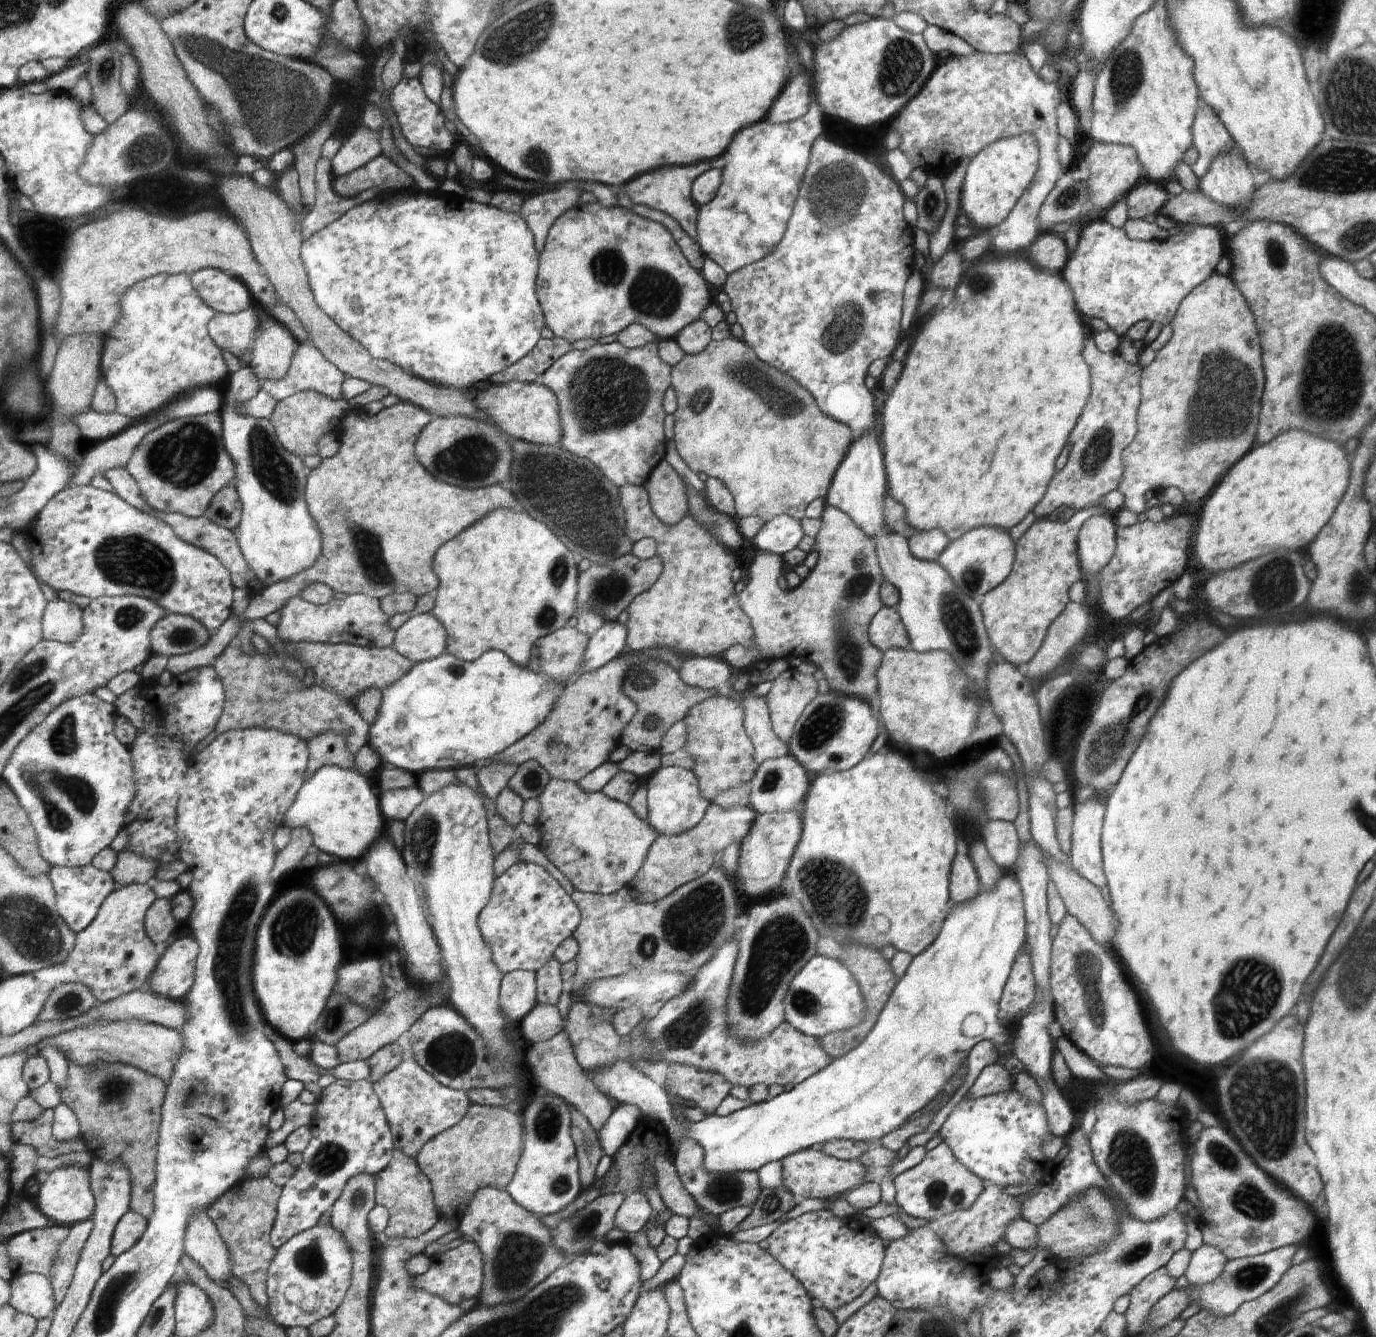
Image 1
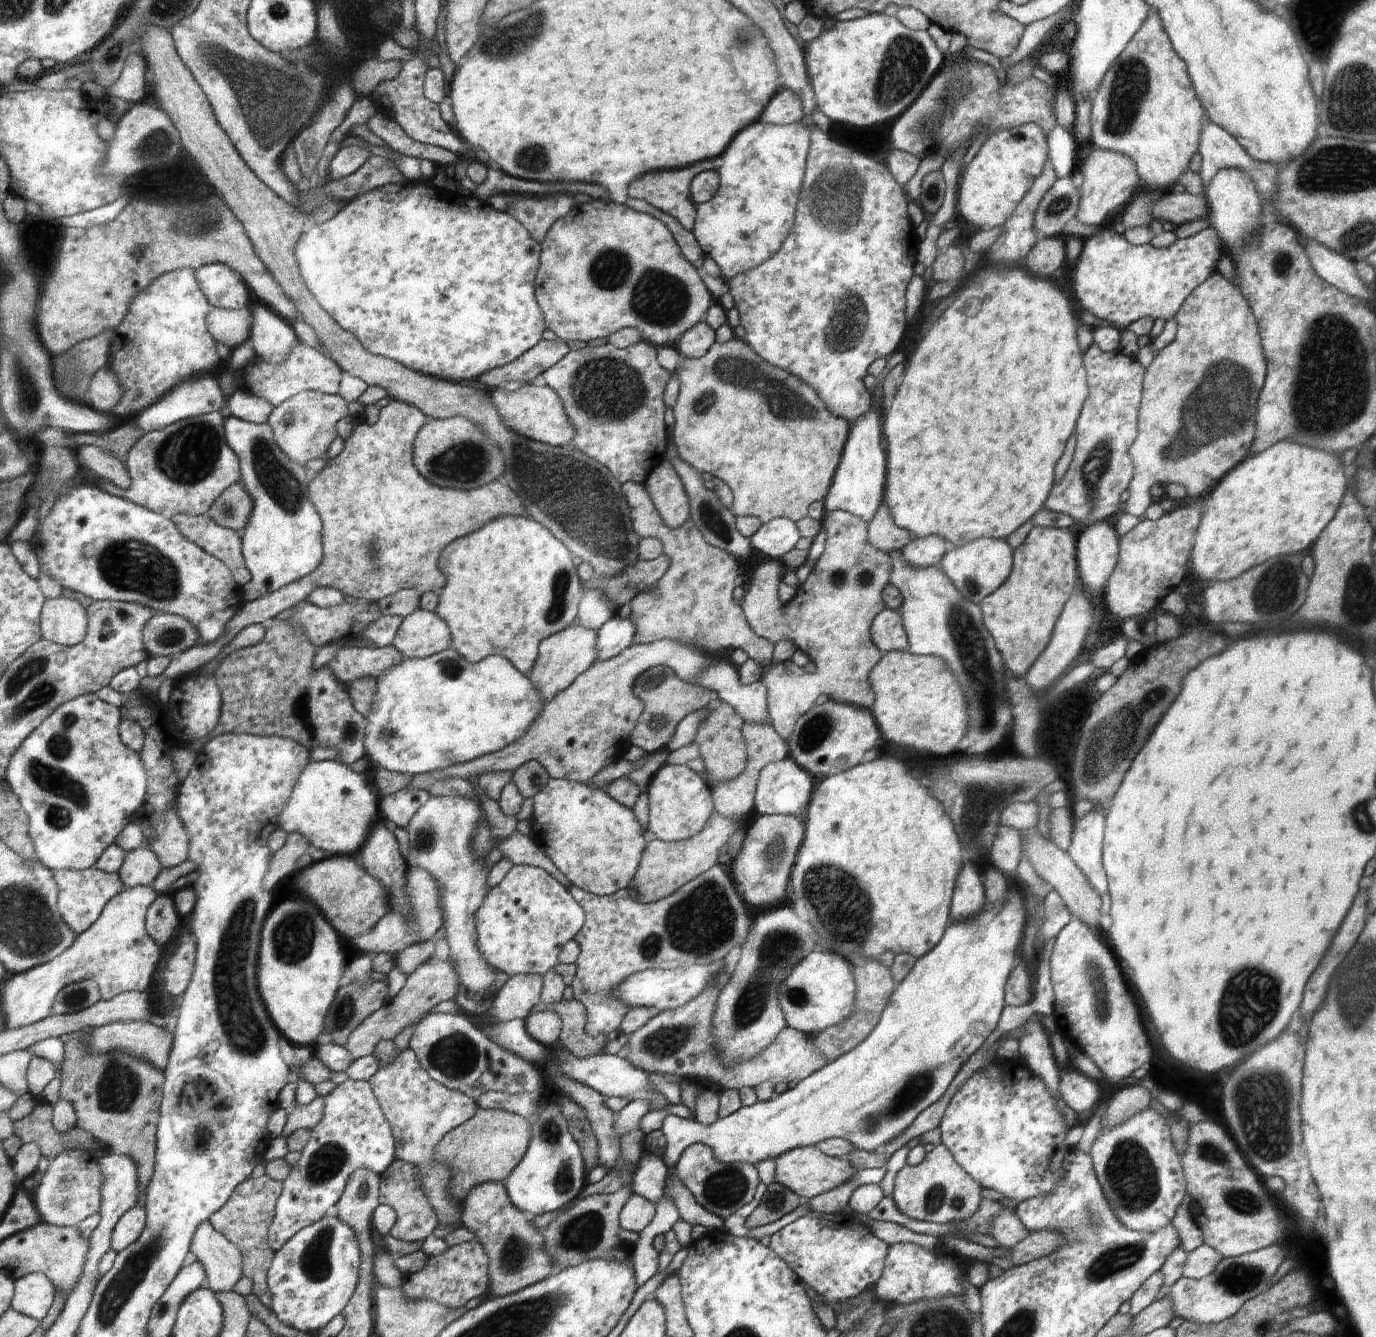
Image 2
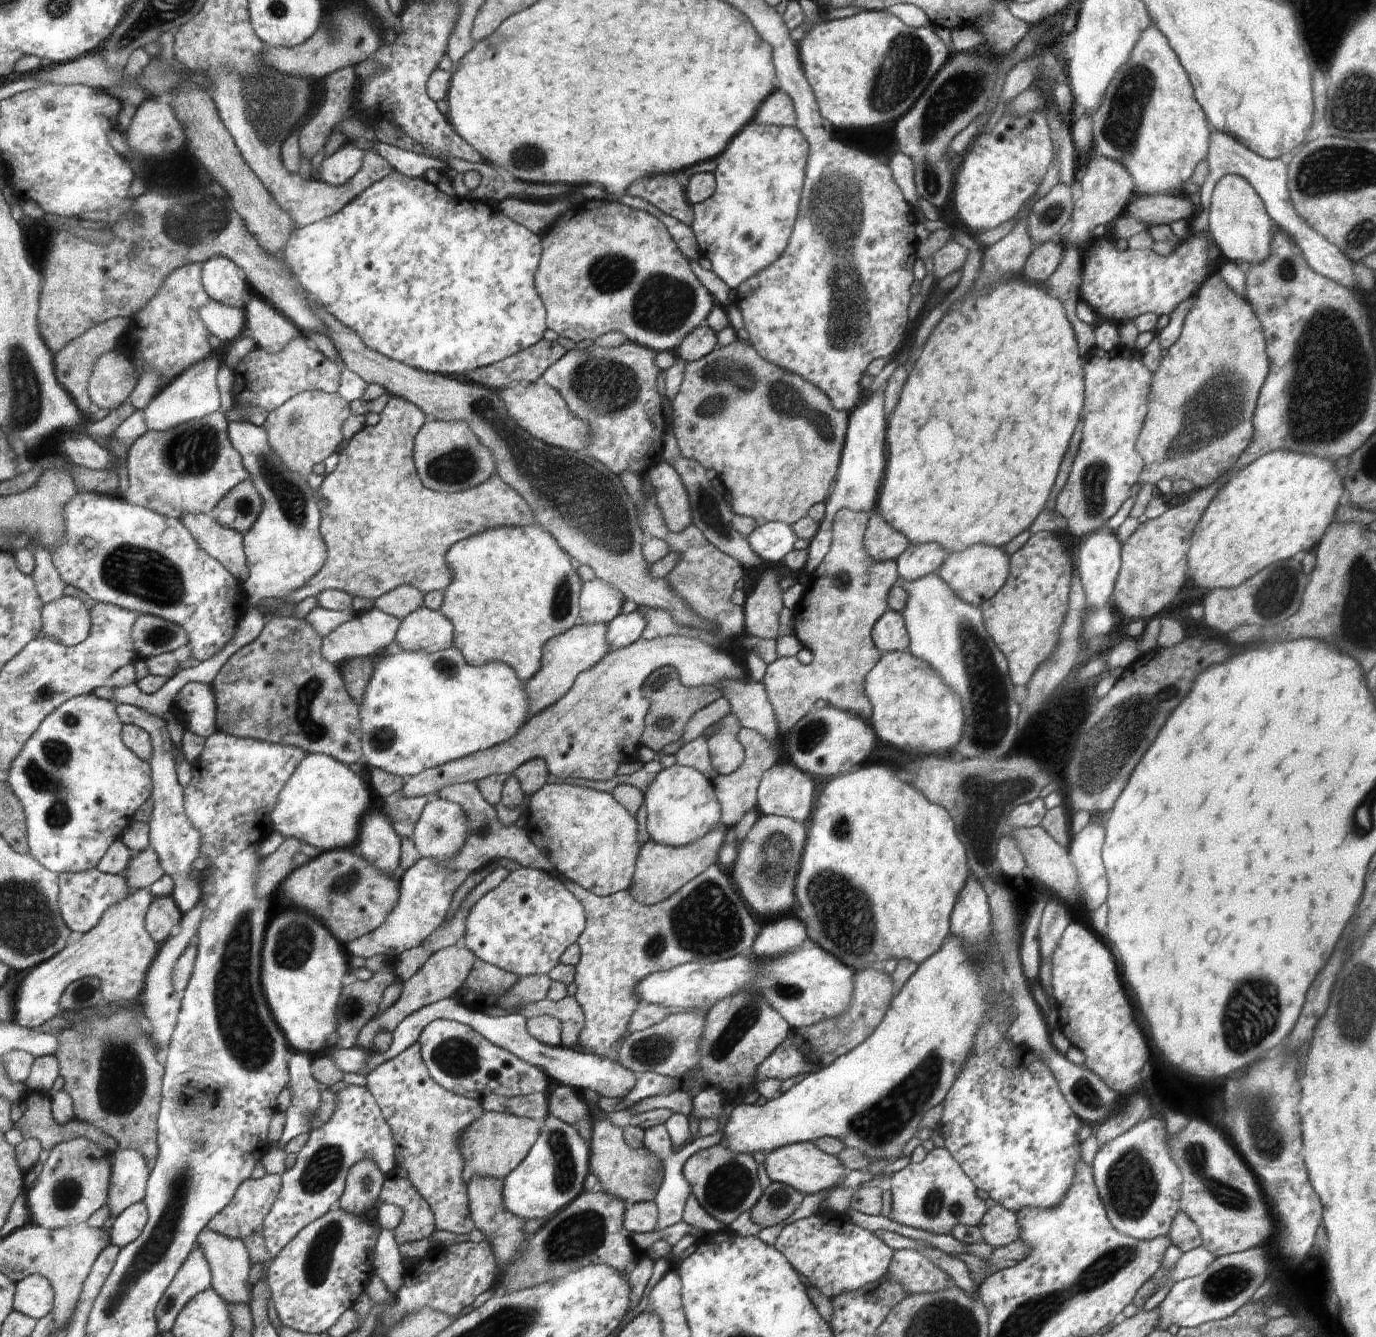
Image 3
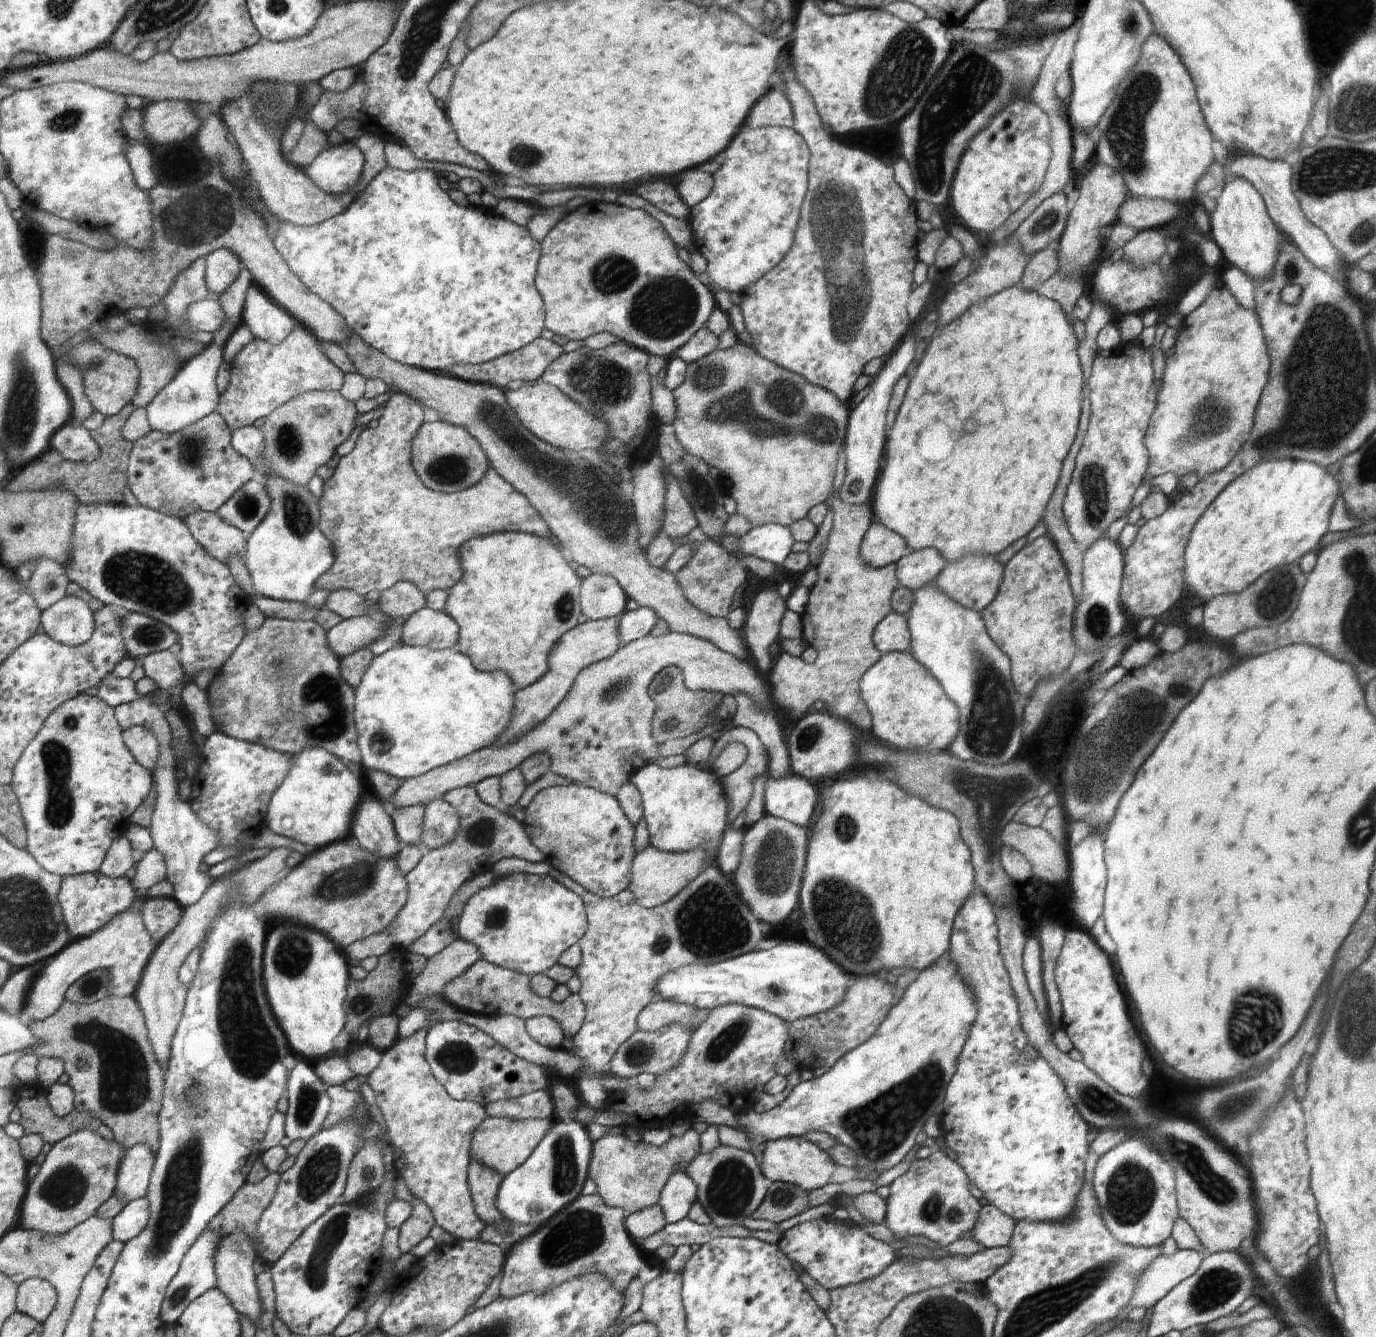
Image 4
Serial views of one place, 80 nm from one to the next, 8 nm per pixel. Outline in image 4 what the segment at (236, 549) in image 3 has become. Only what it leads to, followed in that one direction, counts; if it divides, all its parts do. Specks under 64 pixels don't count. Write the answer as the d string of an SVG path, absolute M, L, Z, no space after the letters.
M198 511L184 521L205 550L218 559L227 563L233 555L244 554L246 536L243 531L226 523L215 512Z

